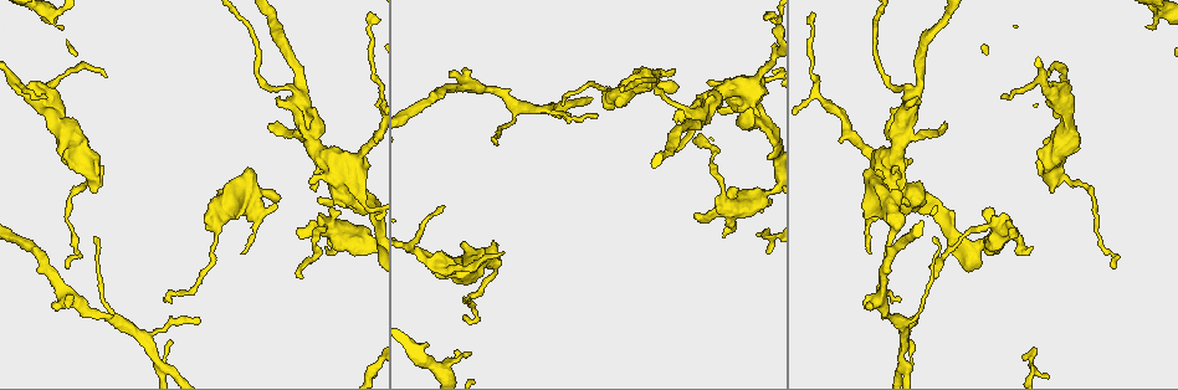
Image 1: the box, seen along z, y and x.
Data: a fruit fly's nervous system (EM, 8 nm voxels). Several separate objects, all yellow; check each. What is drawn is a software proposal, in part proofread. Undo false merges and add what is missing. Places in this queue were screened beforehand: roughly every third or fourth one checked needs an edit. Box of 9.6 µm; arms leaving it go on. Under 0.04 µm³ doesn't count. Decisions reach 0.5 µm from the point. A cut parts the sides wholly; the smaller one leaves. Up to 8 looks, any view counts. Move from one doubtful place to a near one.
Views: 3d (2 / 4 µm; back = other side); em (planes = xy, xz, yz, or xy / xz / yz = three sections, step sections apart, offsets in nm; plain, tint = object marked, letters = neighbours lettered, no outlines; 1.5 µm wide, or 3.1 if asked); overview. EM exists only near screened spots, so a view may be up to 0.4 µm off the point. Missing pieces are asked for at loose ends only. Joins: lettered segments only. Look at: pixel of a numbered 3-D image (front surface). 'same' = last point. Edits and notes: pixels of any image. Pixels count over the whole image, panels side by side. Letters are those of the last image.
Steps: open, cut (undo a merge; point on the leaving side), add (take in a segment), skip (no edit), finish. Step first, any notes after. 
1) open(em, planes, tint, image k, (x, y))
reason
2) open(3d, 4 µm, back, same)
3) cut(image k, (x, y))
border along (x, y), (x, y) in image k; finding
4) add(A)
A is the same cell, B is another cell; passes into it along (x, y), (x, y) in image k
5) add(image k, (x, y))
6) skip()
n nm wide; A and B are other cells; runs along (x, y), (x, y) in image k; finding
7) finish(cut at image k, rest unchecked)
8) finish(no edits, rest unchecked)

open(3d, 4 µm, image 1, (910, 343))
free end

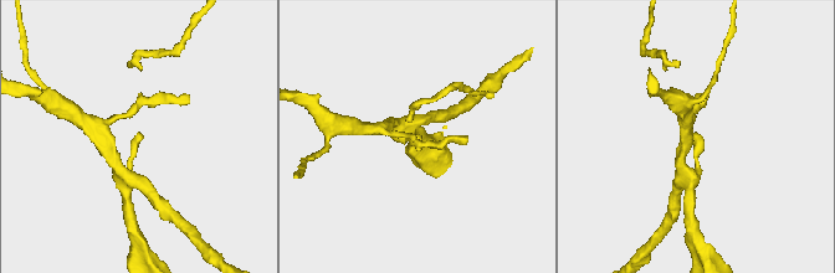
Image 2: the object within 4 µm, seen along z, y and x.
open(em, yz, step 8, tint, image 2, (695, 138))

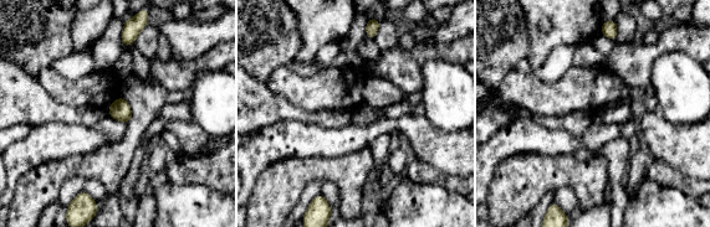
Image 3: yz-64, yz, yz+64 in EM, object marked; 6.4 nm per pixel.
open(em, xy, step 4, letters, same)
cut it another way

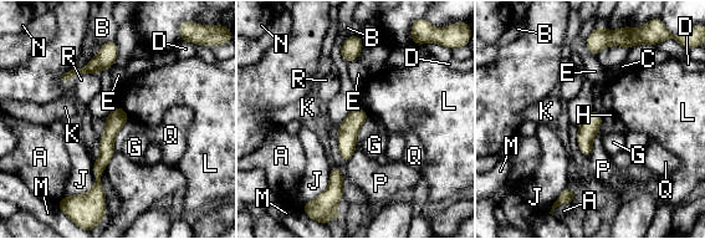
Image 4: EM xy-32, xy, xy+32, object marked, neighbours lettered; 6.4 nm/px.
skip()
120 nm wide; J touches over 260 nm; A, B, C, D, E, G, H, J, K, L, M, N, P, Q and R are other cells; none of them fits

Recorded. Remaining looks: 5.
open(em, planes, letters, image 1, (492, 139))
thin end

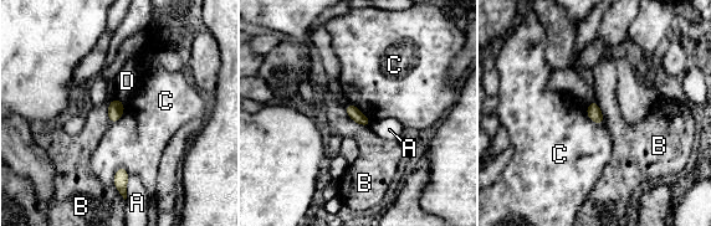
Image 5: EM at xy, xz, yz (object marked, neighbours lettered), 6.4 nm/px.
skip()
A, B, C and D are other cells; border along (344, 106), (352, 119), (368, 127) in image 5; none of them fits

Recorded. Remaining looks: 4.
open(em, xz, step 4, letters, image 1, (106, 75))
branch stops here

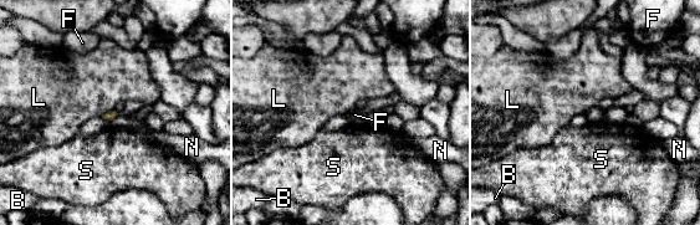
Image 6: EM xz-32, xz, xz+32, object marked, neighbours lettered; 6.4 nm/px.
open(em, planes, letters, same)

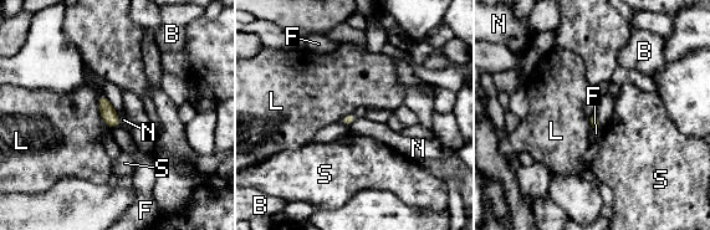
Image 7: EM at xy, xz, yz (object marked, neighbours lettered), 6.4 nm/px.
skip()
B, F, L, N and S are other cells; border along (594, 112), (599, 127) in image 7; no lettered segment goes on from it

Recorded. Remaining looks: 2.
finish(no edits, rest unchecked)

